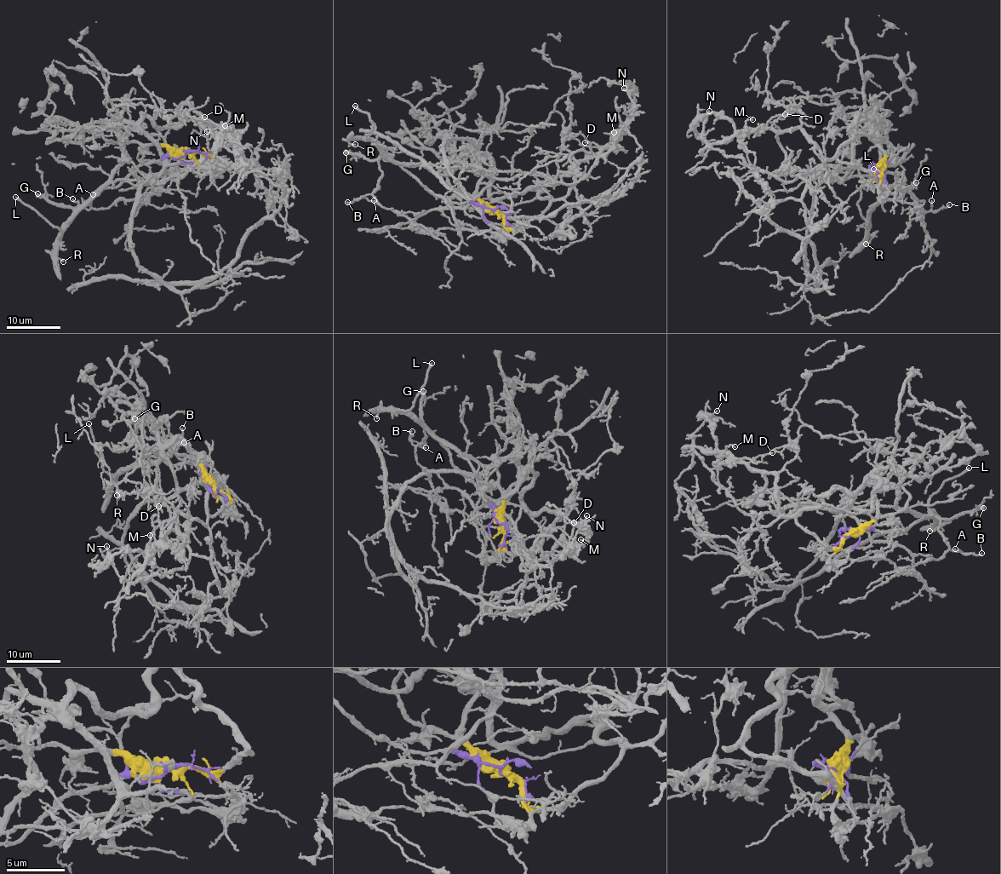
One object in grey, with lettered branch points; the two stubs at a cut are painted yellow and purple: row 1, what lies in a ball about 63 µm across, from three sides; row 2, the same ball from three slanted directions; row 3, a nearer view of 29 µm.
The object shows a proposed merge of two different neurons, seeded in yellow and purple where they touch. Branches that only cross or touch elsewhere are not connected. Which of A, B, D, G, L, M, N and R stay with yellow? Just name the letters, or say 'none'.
D, M, N

